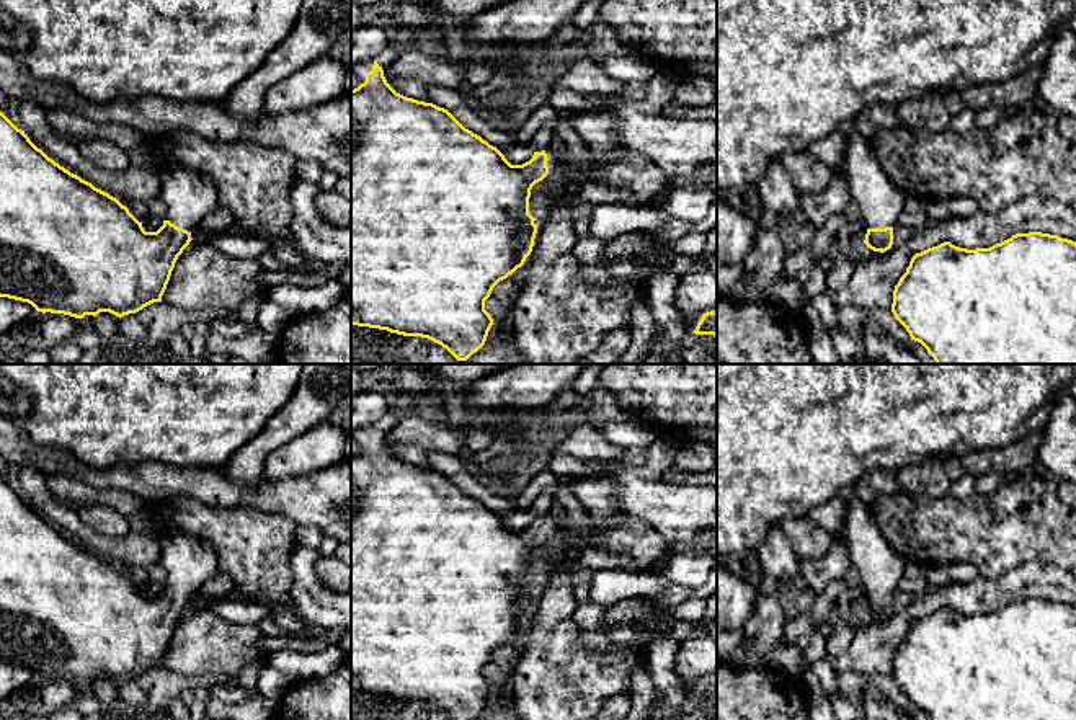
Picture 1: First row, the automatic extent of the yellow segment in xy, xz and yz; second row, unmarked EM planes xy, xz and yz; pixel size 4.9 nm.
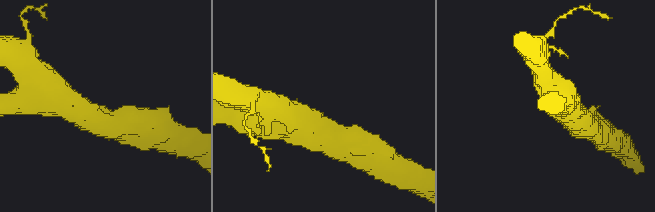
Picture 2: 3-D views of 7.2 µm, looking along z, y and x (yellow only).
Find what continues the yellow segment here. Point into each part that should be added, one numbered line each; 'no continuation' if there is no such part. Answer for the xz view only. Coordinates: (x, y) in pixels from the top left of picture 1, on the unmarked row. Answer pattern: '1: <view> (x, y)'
1: xz (389, 420)
2: xz (555, 524)

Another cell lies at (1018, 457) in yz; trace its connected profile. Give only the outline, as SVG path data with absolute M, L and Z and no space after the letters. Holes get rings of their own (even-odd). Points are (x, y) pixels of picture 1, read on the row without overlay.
M1035 431L1009 446L989 447L965 454L960 460L967 473L978 477L996 472L1004 478L1027 473L1038 460L1037 452L1042 442L1042 431Z

